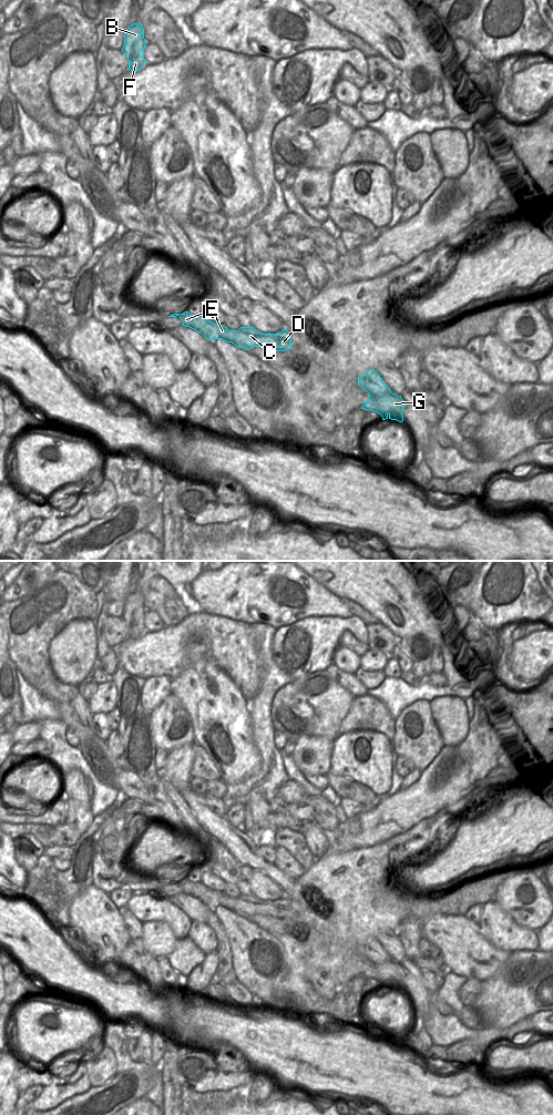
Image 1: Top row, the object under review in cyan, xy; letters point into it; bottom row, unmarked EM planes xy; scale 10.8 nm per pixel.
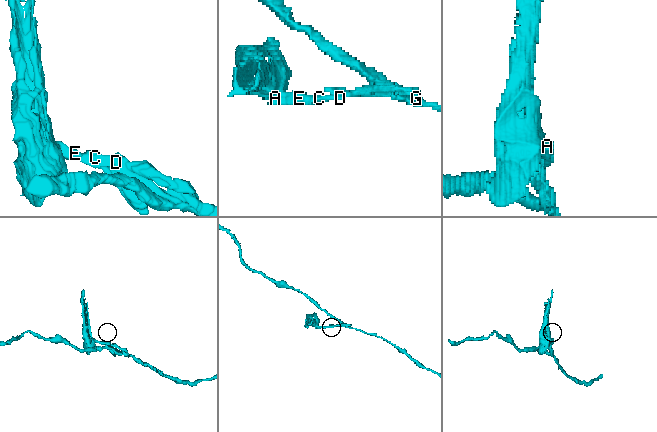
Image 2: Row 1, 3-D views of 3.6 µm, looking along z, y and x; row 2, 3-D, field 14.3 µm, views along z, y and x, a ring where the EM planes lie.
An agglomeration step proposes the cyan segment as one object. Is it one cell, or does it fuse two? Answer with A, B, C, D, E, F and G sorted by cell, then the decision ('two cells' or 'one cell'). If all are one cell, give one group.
A B C D E F / G; two cells

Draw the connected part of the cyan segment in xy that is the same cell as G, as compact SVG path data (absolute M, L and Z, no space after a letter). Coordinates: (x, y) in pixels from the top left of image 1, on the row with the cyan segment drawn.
M390 393L385 397L376 397L368 395L368 400L366 400L366 410L375 411L386 420L385 413L390 415L391 420L397 420L399 422L403 421L402 412L406 408L406 402L402 400L401 396L396 393Z

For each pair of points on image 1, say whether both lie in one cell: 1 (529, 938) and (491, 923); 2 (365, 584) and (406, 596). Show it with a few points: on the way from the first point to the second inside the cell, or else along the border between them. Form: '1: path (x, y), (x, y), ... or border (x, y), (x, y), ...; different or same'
1: path (520, 938), (507, 936), (500, 930); same
2: path (375, 584), (385, 584), (396, 594); same

